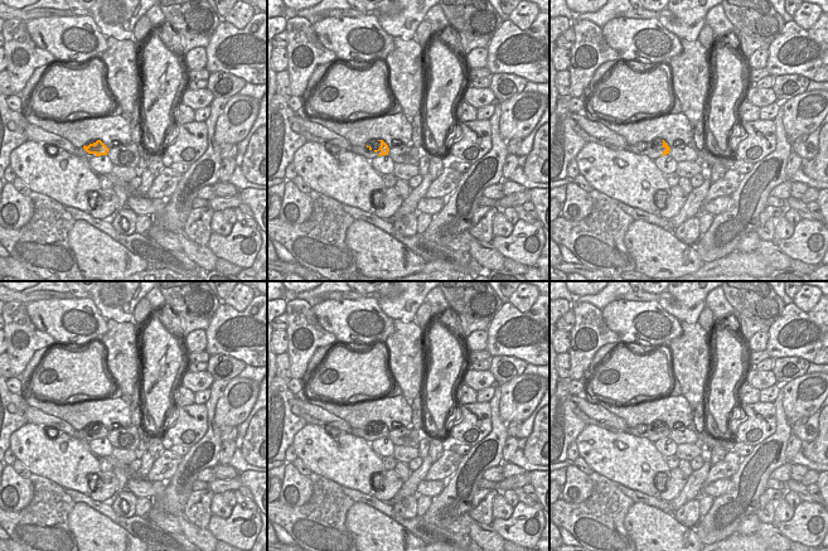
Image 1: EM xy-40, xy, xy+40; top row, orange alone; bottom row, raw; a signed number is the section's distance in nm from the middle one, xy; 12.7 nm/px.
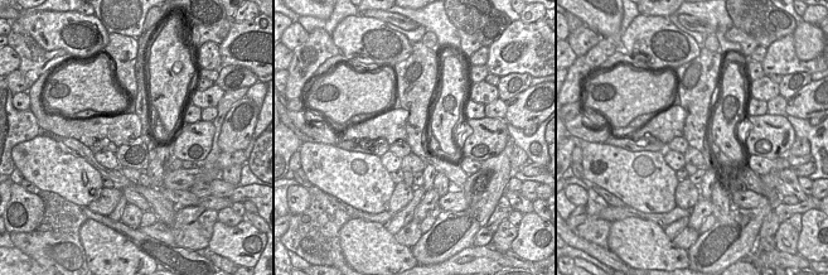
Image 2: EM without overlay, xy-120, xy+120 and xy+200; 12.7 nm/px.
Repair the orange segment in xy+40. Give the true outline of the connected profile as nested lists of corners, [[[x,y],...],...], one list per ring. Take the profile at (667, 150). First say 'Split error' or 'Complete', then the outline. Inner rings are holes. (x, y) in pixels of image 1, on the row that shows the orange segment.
Split error. [[[657,139],[655,142],[638,142],[635,145],[629,145],[625,150],[636,155],[647,155],[652,160],[655,160],[659,156],[669,154],[670,148],[664,140]]]

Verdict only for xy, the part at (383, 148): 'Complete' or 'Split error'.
Split error.

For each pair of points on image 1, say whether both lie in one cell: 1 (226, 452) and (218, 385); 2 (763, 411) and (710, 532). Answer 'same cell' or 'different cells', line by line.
1: different cells
2: different cells

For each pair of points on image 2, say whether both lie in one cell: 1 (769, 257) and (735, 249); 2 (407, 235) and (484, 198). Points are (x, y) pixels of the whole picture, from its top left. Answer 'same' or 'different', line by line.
1: different
2: different

